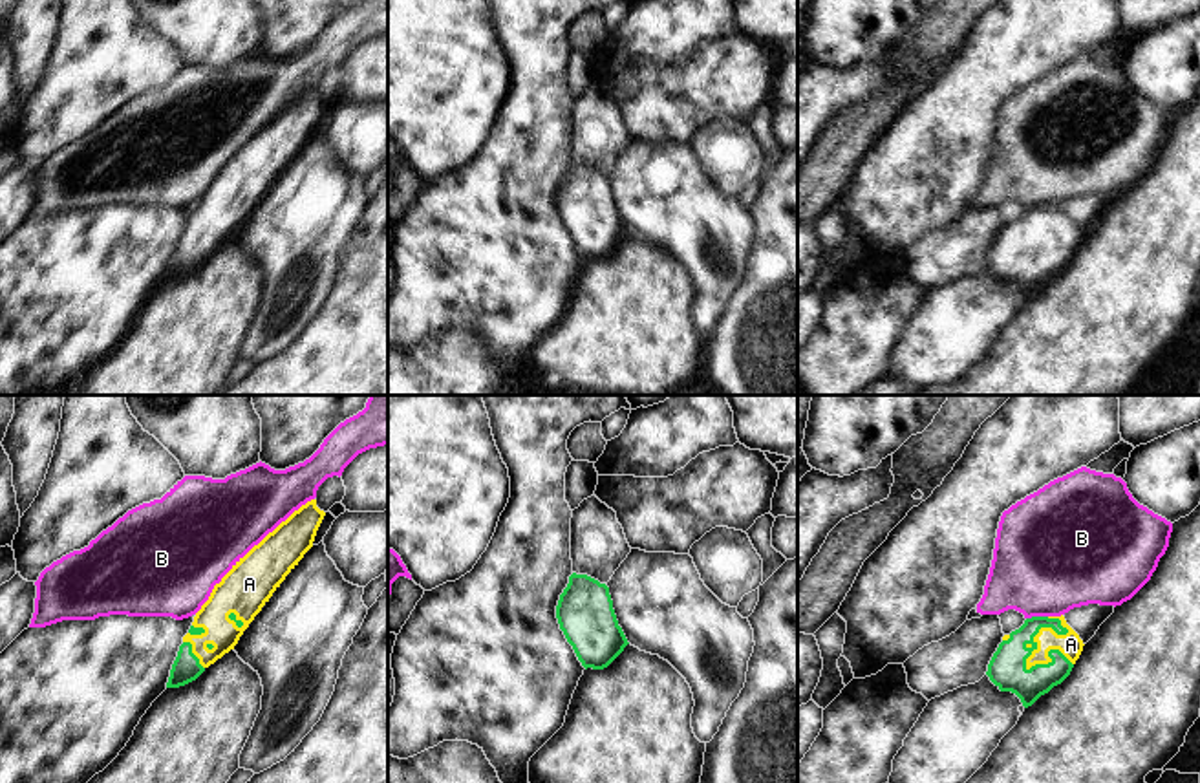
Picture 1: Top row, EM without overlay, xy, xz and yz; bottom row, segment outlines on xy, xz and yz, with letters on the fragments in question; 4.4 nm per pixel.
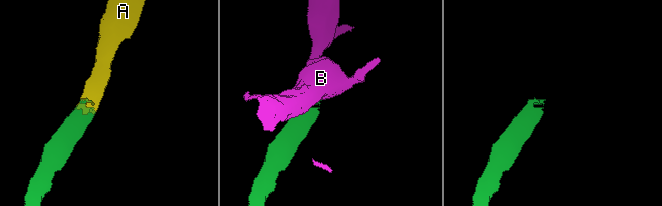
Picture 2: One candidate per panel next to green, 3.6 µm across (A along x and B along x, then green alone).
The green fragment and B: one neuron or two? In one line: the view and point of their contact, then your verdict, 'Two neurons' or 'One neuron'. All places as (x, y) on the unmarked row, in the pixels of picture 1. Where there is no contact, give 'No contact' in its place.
Touches green at yz (1036, 207). Two neurons.

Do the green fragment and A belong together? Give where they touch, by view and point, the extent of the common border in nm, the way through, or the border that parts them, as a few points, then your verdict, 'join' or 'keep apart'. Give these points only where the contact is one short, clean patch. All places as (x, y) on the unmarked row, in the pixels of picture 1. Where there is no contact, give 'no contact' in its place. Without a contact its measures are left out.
meets green in yz at (1034, 238); contact 280 nm long; join

